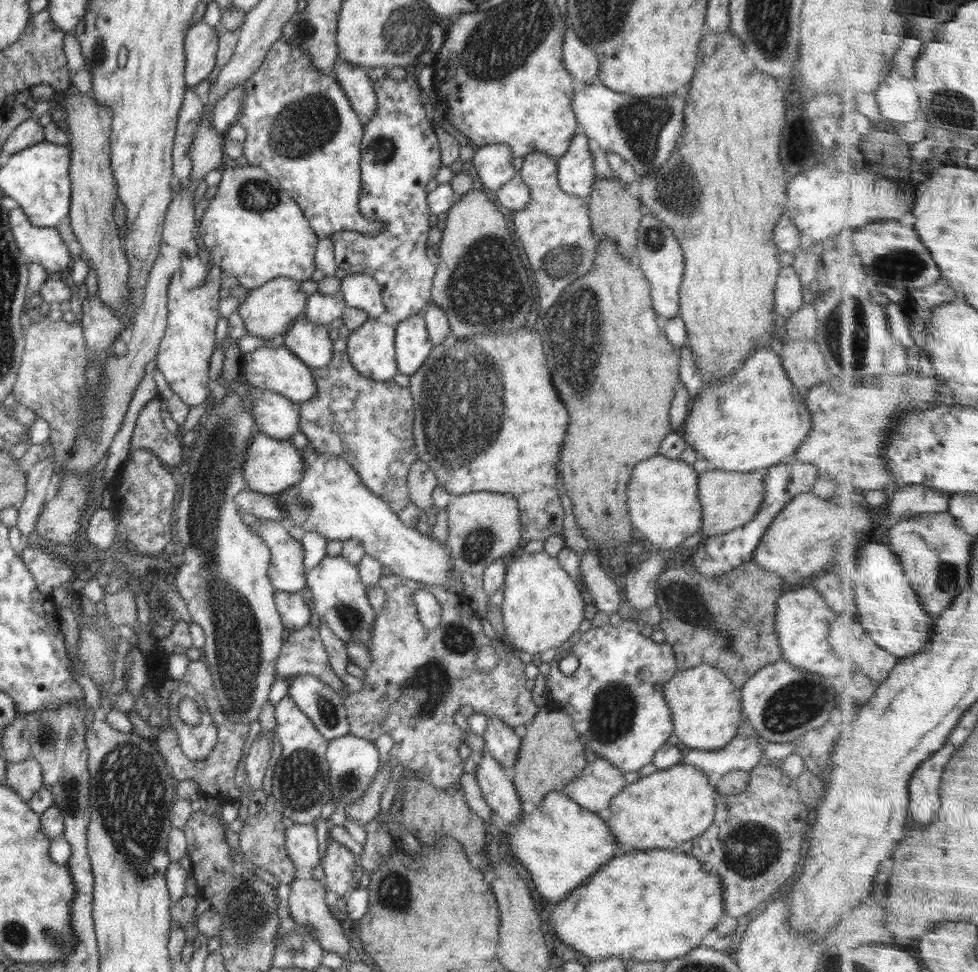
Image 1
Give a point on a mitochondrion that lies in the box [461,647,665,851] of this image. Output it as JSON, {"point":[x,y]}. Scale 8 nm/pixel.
{"point":[612,712]}

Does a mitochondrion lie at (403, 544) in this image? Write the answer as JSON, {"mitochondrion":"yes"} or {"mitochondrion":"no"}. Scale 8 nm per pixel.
{"mitochondrion":"no"}

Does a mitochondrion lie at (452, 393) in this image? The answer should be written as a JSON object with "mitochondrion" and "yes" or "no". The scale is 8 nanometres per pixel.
{"mitochondrion":"yes"}

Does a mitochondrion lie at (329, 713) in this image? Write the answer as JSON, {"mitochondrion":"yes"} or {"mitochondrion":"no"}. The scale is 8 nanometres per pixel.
{"mitochondrion":"yes"}

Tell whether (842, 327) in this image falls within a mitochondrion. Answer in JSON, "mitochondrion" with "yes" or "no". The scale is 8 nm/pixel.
{"mitochondrion":"yes"}

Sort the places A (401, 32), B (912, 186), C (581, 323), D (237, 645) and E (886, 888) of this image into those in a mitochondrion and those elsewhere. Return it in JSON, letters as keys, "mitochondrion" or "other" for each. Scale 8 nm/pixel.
{"A":"mitochondrion","B":"other","C":"mitochondrion","D":"mitochondrion","E":"other"}

